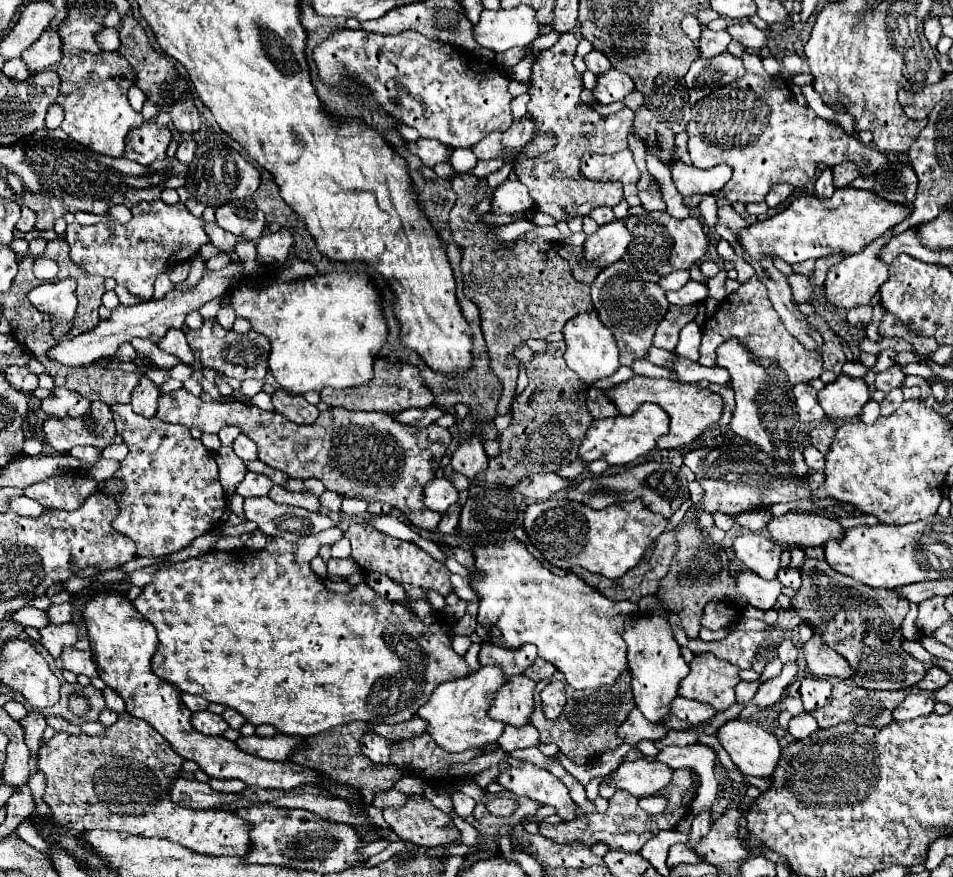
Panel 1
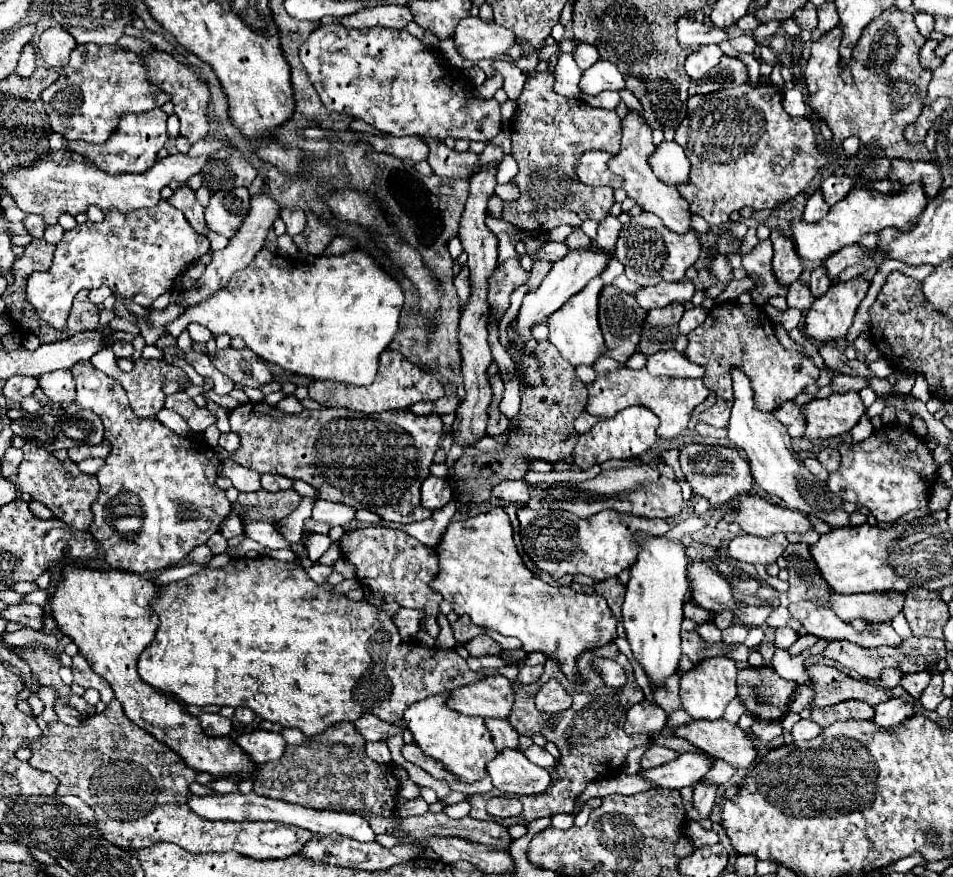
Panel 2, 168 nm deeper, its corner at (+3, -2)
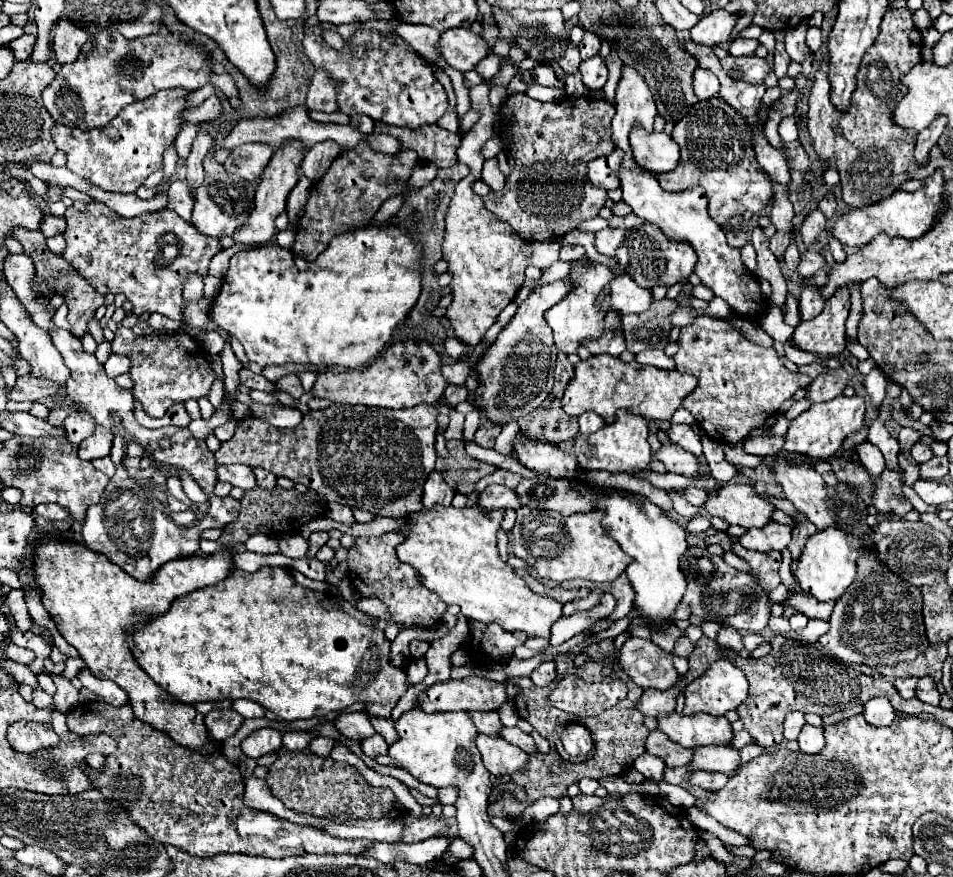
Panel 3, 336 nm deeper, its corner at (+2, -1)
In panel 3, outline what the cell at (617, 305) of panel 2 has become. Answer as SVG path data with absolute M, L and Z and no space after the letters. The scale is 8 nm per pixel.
M609 310L603 324L603 336L599 340L591 340L591 344L583 344L591 354L611 354L613 358L619 358L619 354L625 350L625 338L623 338L623 326L621 326L621 314L615 310Z

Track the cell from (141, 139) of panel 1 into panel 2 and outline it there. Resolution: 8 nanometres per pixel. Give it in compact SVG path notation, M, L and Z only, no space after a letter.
M160 107L152 109L150 113L126 113L126 117L122 117L122 121L118 123L118 129L114 131L114 137L110 137L106 145L86 145L86 141L66 141L66 149L94 161L98 169L110 175L144 173L146 169L150 169L150 165L154 165L158 151L164 147L168 139L166 119L168 115Z

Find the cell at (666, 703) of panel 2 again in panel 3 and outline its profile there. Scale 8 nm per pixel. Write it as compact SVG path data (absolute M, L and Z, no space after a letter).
M635 636L621 646L621 666L643 690L669 690L679 678L673 666L673 654L661 650L651 640Z

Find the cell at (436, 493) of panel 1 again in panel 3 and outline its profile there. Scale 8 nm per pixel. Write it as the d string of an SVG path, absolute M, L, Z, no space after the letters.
M431 472L431 476L427 478L425 482L425 488L423 488L423 506L429 510L437 504L441 506L451 506L451 500L453 500L455 492L449 488L449 484L441 478L439 472Z

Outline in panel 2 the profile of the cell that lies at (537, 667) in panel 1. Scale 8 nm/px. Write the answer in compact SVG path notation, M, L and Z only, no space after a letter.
M524 665L524 667L520 667L518 681L520 681L520 683L536 683L536 681L540 679L542 671L544 671L544 665L536 665L536 667Z

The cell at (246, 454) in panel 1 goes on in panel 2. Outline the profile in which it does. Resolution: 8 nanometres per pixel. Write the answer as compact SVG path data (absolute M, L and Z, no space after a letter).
M222 433L220 439L218 439L220 447L224 447L228 453L234 453L238 449L238 443L240 443L240 437L236 433Z

